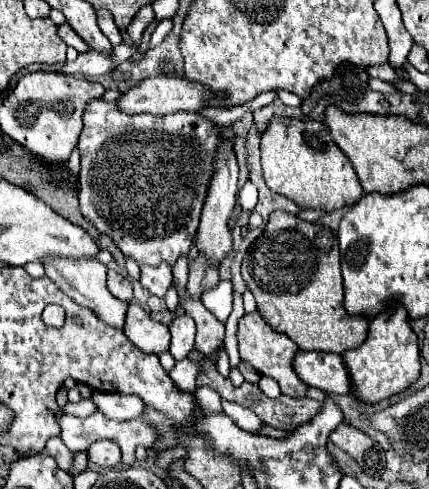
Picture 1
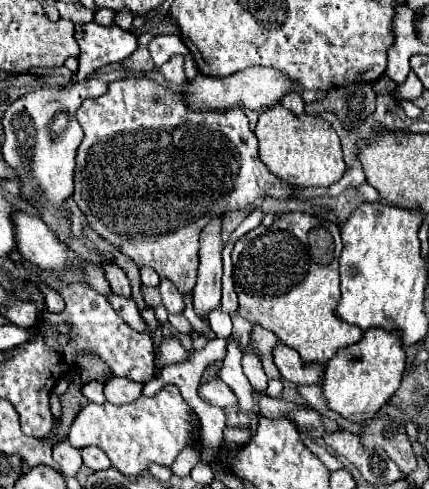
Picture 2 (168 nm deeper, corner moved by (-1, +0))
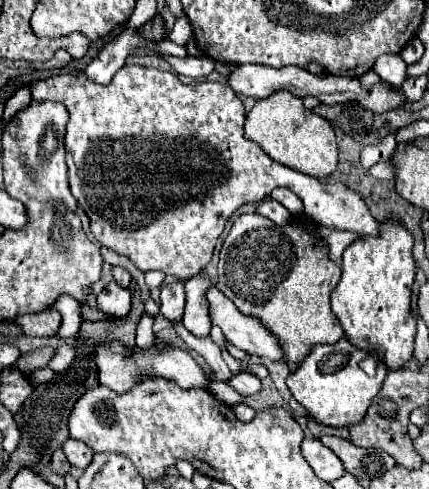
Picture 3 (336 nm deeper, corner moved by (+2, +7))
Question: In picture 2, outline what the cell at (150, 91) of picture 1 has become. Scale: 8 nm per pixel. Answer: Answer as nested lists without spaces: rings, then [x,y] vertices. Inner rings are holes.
[[[245,68],[243,72],[235,72],[225,78],[213,78],[199,74],[195,80],[191,80],[189,90],[185,92],[187,102],[191,108],[205,108],[205,110],[225,110],[233,106],[243,106],[249,110],[261,110],[275,106],[283,96],[289,92],[301,92],[299,84],[291,84],[283,72],[275,68]]]

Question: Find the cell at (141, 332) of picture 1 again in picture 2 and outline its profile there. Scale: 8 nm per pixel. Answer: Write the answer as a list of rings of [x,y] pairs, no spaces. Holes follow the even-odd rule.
[[[111,294],[109,296],[109,302],[113,306],[113,310],[137,332],[147,332],[147,324],[137,308],[137,304],[133,302],[133,298],[125,298],[125,296],[117,296],[117,294]]]

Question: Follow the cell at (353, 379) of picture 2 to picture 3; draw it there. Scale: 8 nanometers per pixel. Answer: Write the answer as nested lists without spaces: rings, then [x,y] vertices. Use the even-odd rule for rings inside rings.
[[[342,337],[340,341],[336,341],[334,345],[316,345],[316,347],[312,347],[312,353],[298,365],[298,369],[288,377],[288,387],[290,387],[290,391],[292,391],[292,395],[294,395],[294,399],[296,401],[300,401],[306,409],[308,409],[308,413],[310,413],[310,417],[312,419],[316,419],[318,423],[322,423],[322,425],[332,425],[332,427],[348,427],[348,425],[352,425],[352,423],[360,423],[362,419],[364,419],[364,415],[366,415],[366,411],[368,411],[368,407],[370,407],[370,401],[376,397],[376,393],[382,389],[382,381],[384,381],[384,377],[388,375],[388,369],[384,369],[386,365],[380,361],[380,357],[376,355],[376,359],[378,359],[378,375],[374,377],[374,379],[370,379],[362,369],[360,369],[360,361],[366,357],[366,349],[360,349],[360,347],[356,347],[354,343],[350,343],[346,337]]]

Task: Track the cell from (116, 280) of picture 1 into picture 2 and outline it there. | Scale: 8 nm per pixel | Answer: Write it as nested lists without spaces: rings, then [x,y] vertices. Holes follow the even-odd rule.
[[[113,262],[101,264],[101,268],[103,268],[103,272],[107,276],[107,282],[109,282],[109,286],[111,286],[111,290],[115,294],[119,294],[119,296],[131,296],[131,284],[129,284],[125,272],[117,264],[113,264]]]

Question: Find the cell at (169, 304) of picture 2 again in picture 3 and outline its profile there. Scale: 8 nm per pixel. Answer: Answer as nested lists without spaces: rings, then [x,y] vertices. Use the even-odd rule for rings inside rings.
[[[182,281],[164,285],[160,295],[160,313],[170,321],[180,321],[184,313],[184,299],[186,299],[186,293],[184,293]]]

